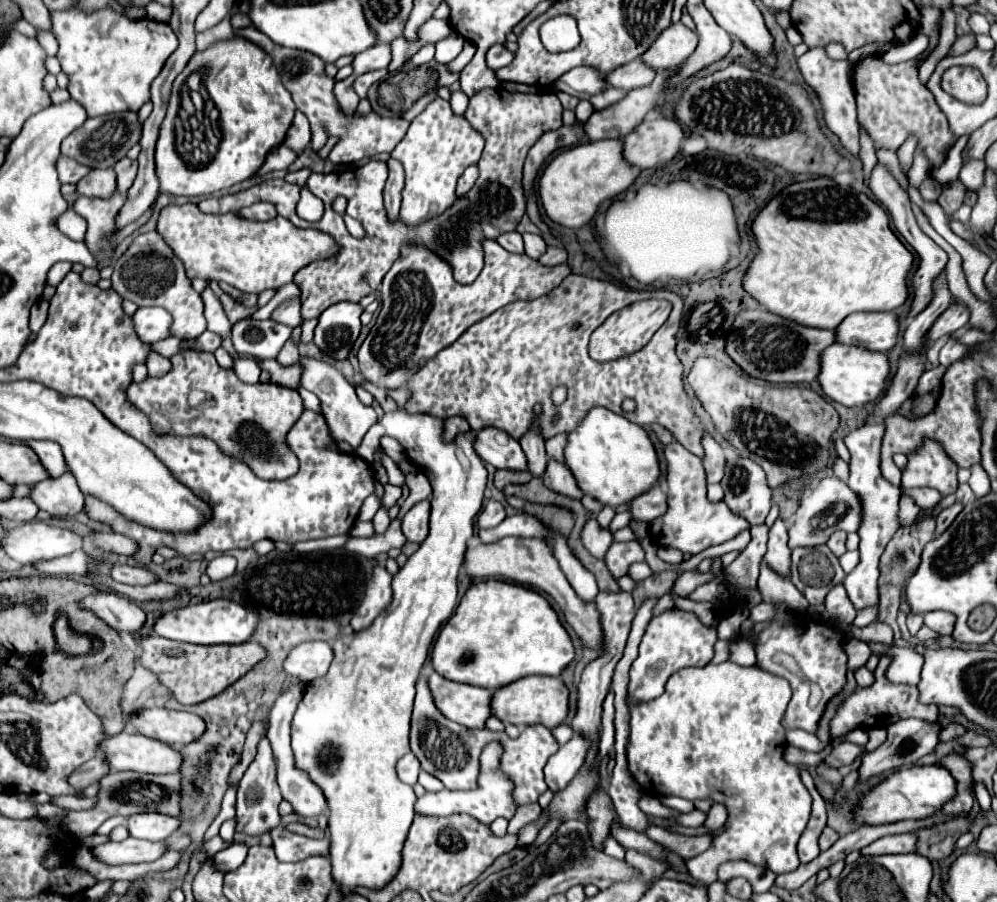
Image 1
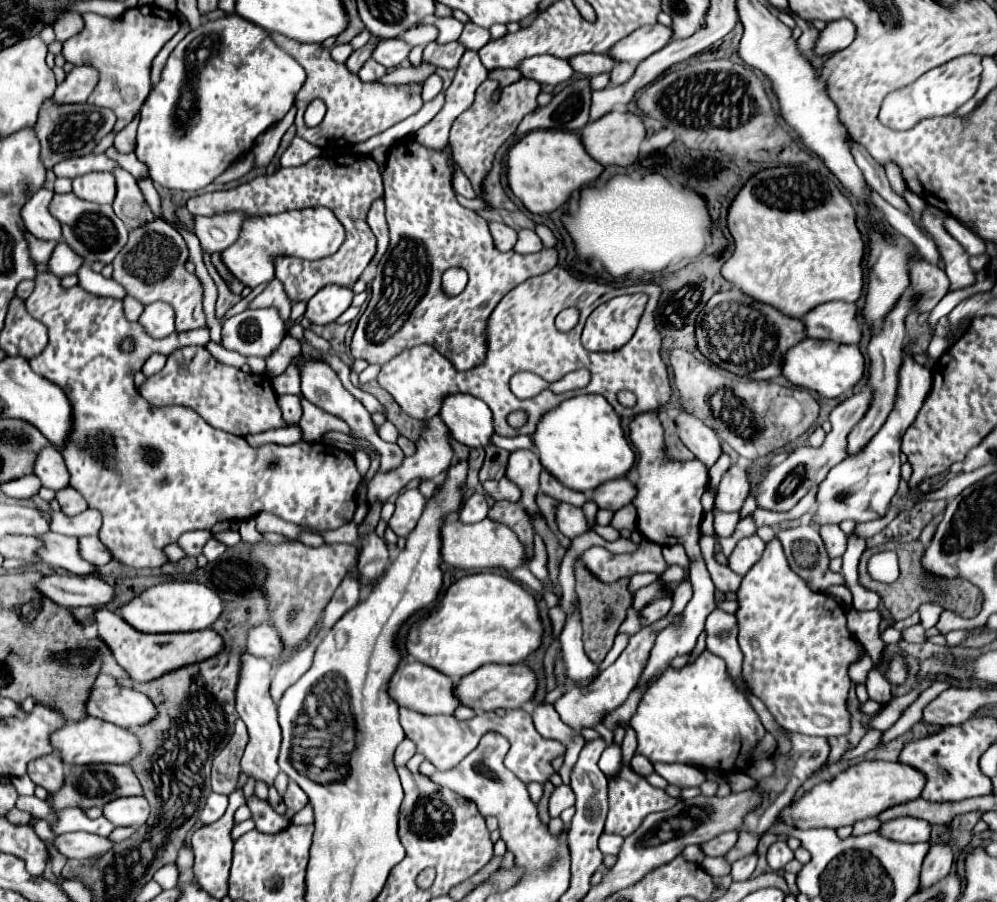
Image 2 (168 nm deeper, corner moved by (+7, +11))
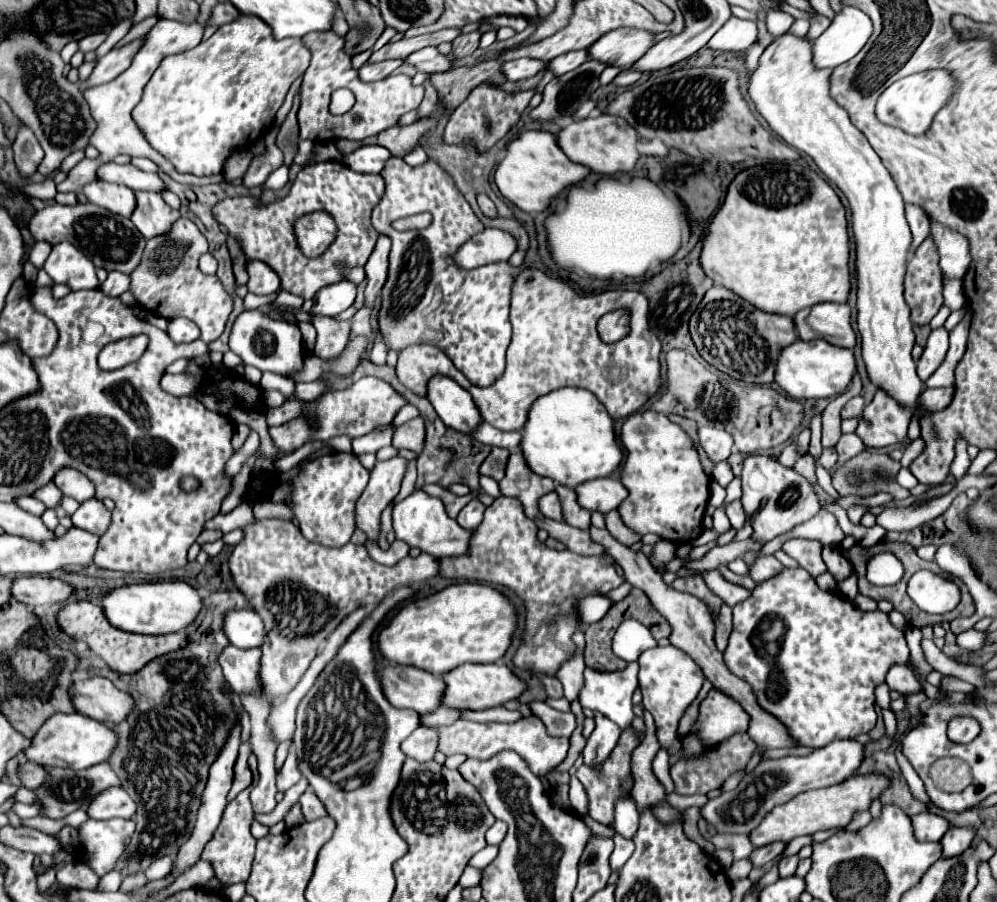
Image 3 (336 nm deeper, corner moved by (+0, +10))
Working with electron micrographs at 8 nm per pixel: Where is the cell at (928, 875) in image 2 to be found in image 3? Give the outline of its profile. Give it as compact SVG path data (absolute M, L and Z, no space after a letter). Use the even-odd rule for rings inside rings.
M951 827L941 839L943 857L961 855L971 845L973 839L975 839L975 827Z

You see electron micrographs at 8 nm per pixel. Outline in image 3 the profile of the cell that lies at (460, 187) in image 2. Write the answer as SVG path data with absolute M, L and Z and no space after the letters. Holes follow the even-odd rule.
M479 195L479 197L477 197L477 203L479 203L479 209L481 209L481 213L483 213L485 217L491 217L491 219L497 217L497 209L495 209L493 201L491 201L487 195Z

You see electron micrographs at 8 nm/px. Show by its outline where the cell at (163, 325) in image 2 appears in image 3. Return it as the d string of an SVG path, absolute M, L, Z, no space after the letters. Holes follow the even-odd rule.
M177 317L177 319L169 319L169 337L175 339L177 343L189 343L201 337L201 331L197 331L197 325L189 319Z

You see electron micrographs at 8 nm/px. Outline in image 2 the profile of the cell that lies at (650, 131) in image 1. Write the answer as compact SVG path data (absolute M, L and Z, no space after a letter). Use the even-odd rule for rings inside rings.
M618 110L602 116L596 122L588 122L586 130L582 132L582 142L586 152L602 166L612 166L612 164L630 166L638 158L640 144L644 138L646 138L646 126L642 116L634 112L618 112Z

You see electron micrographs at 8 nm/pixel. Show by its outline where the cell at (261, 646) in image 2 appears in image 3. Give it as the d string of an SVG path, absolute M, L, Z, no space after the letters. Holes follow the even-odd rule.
M233 609L223 617L223 631L235 647L261 647L265 629L261 617L253 609Z

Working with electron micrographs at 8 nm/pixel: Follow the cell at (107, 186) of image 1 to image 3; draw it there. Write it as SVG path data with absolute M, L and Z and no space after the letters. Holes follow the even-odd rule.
M91 181L83 187L83 191L93 205L101 205L107 211L113 211L115 215L131 217L133 207L137 205L135 193L129 191L129 187L125 185L107 183L107 181Z

